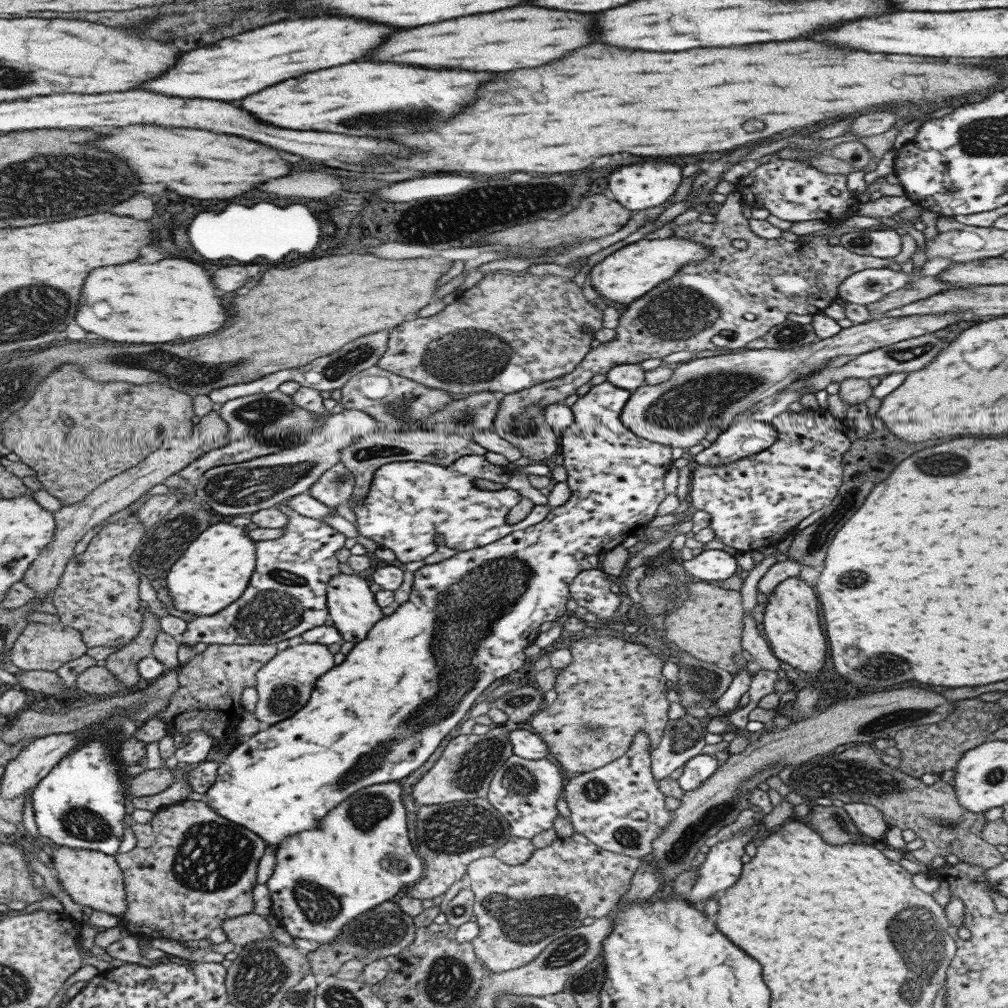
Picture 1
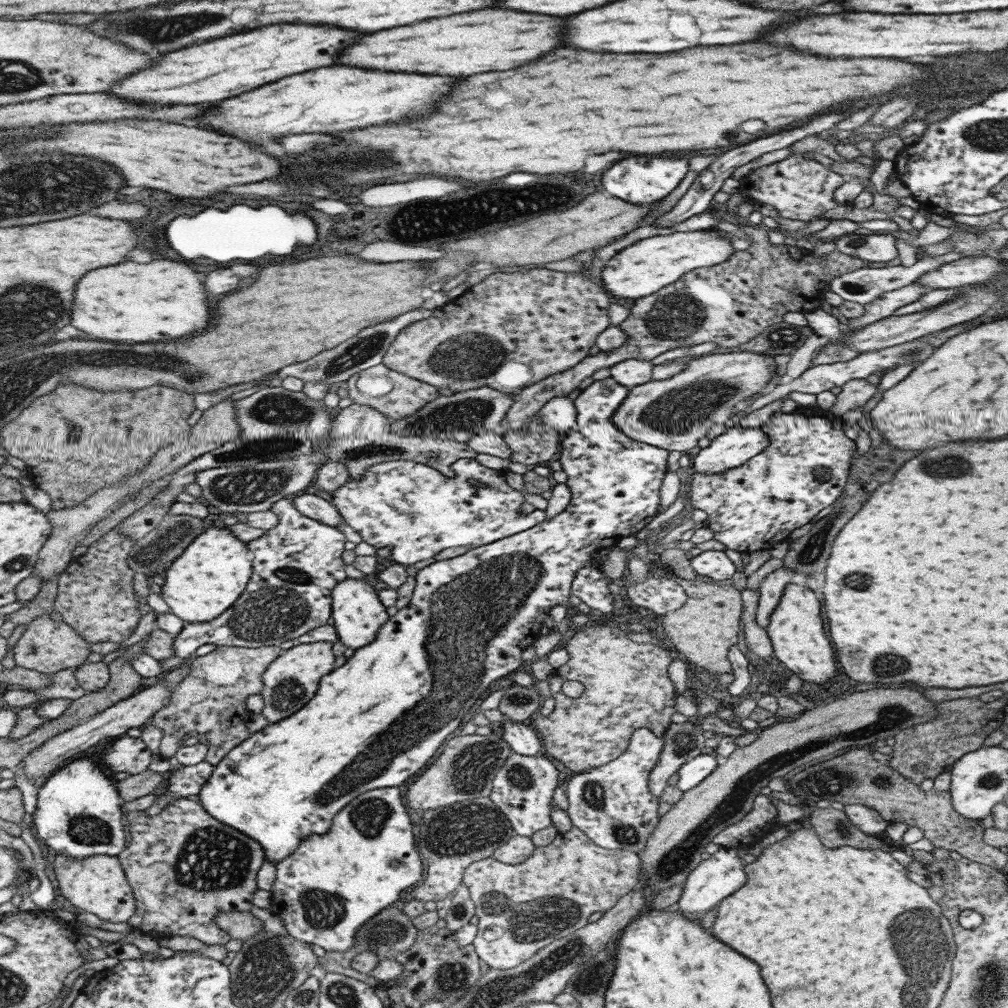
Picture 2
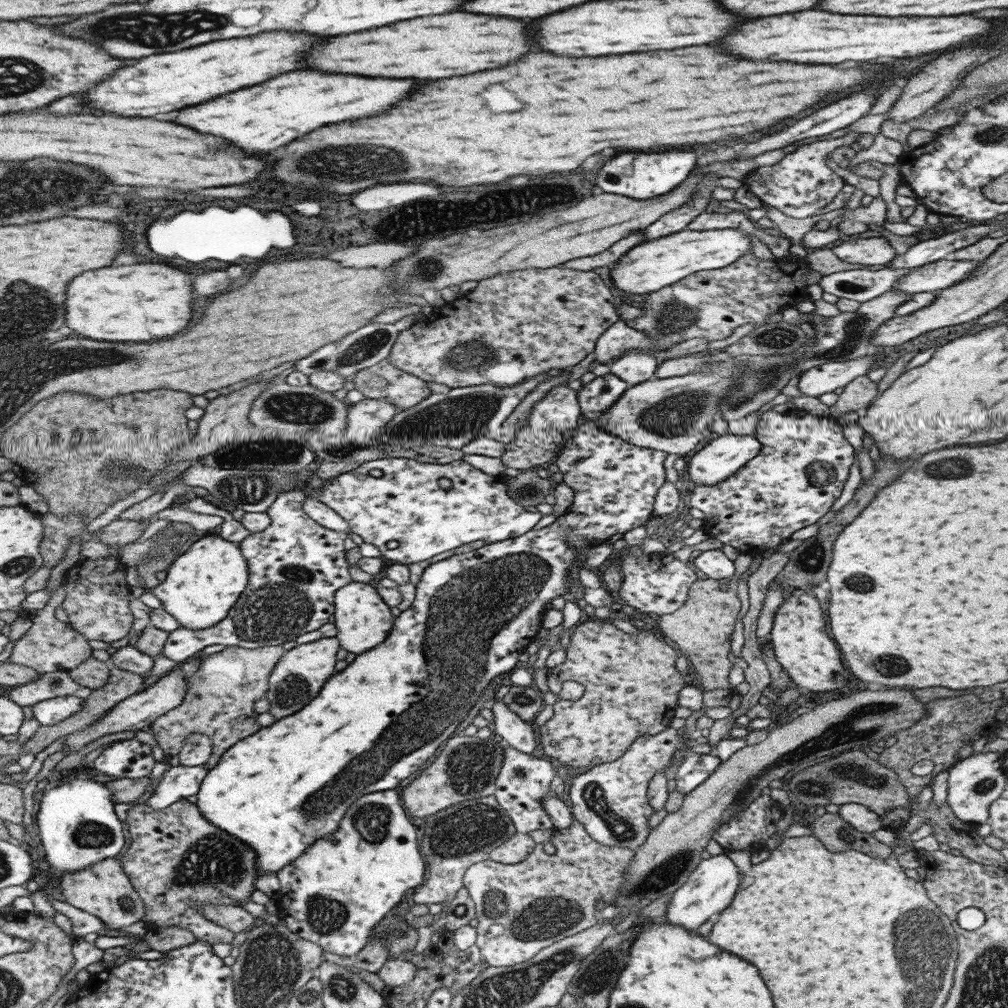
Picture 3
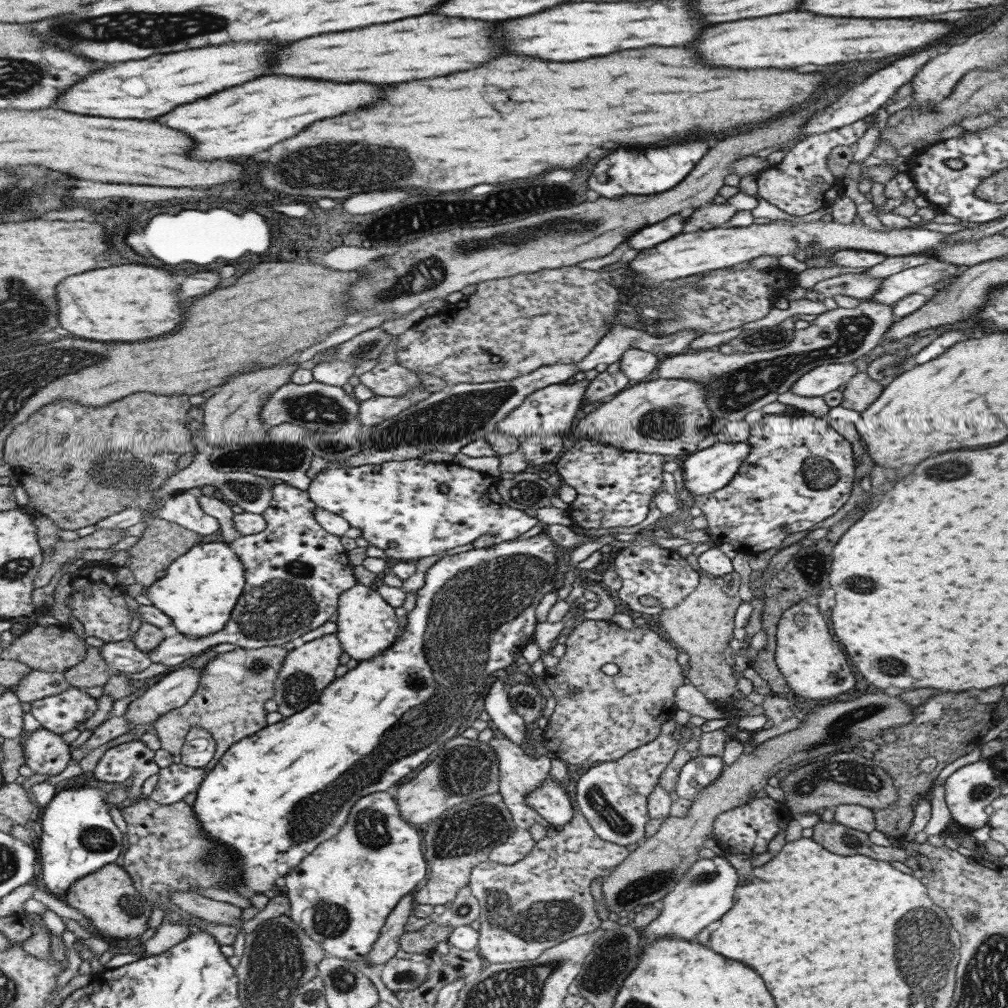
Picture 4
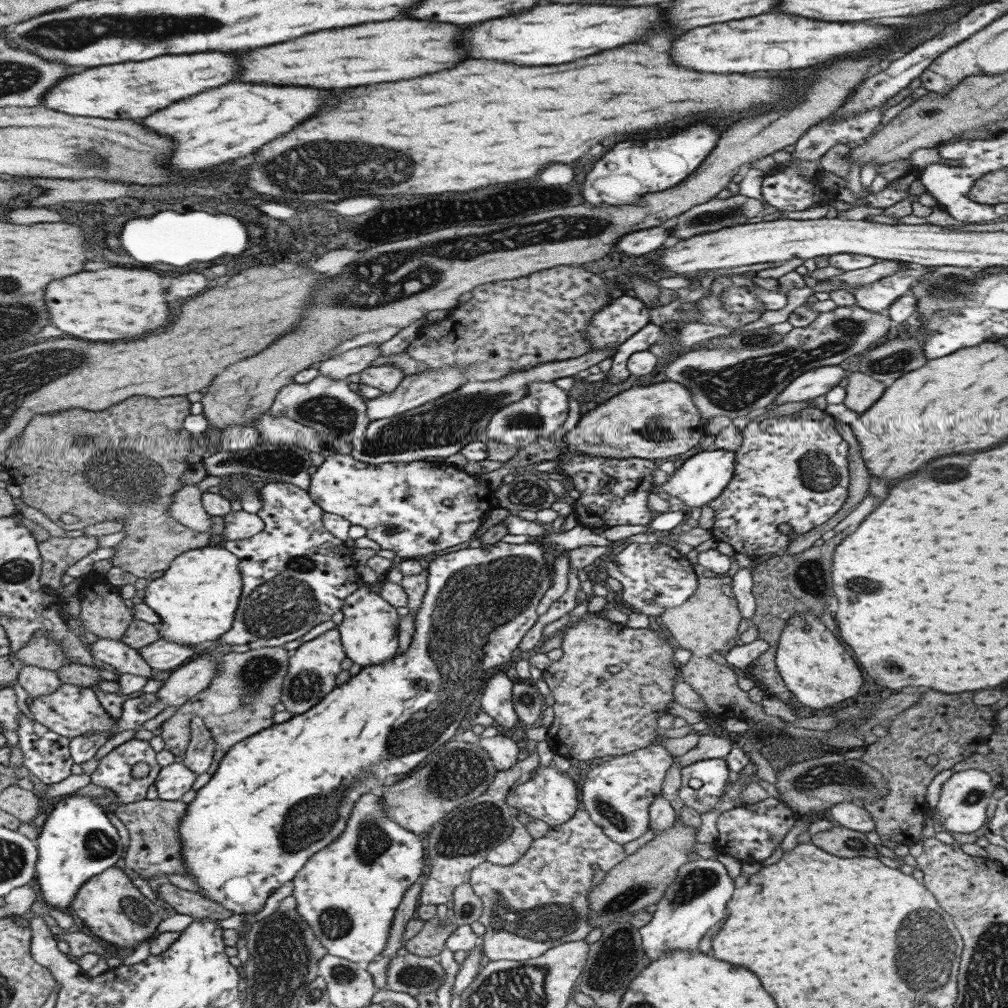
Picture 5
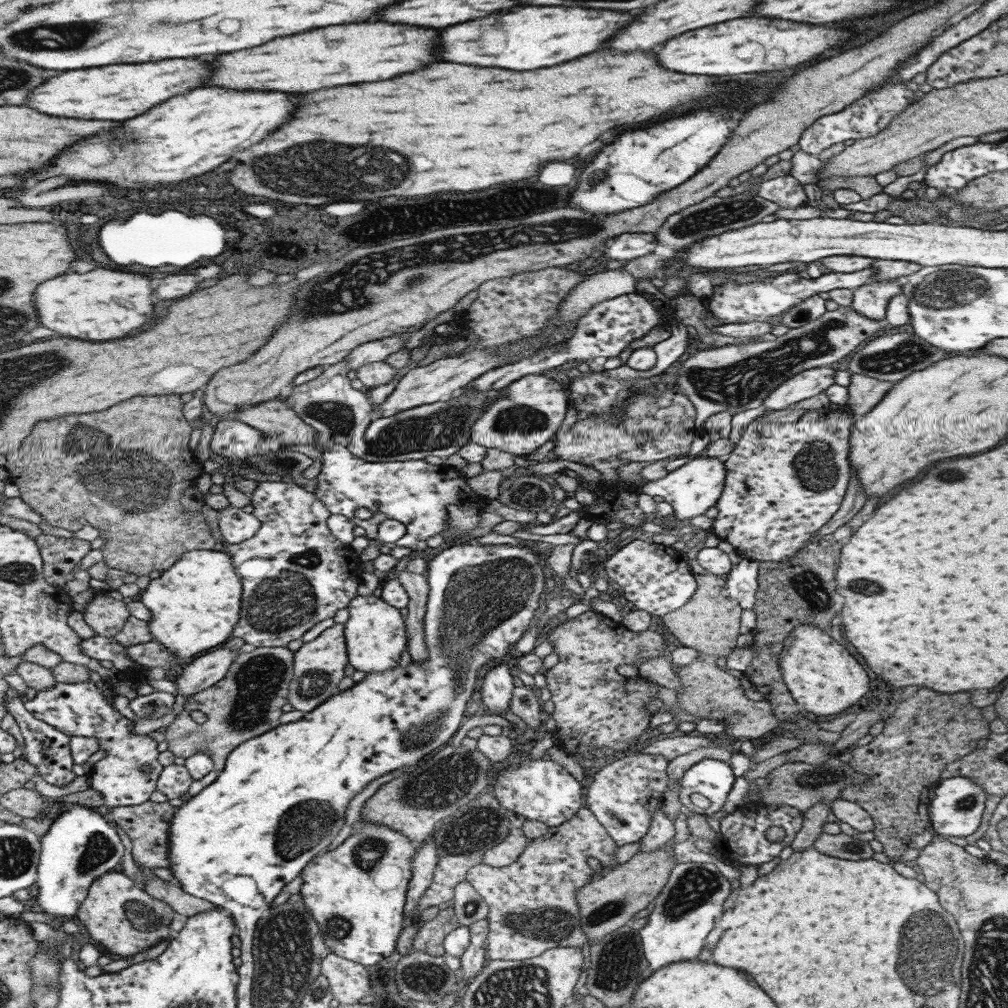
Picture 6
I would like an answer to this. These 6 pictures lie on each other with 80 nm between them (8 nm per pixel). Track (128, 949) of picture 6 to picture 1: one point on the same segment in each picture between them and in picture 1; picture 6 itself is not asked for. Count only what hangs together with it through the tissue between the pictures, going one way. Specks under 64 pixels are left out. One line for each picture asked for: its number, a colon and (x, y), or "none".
1: (90, 878)
2: (97, 884)
3: (102, 889)
4: (106, 897)
5: (107, 905)

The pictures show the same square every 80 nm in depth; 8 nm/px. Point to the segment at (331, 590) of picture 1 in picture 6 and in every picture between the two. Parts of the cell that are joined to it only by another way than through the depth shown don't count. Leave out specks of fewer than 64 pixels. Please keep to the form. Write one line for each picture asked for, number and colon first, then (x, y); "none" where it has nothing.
2: (356, 613)
3: (361, 619)
4: (366, 625)
5: (368, 632)
6: (374, 634)

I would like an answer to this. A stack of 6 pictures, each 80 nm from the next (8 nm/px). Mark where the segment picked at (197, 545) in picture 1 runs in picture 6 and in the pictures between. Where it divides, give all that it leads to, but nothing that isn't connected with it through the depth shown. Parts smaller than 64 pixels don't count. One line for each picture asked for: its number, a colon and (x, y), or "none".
2: (204, 581)
3: (202, 584)
4: (200, 588)
5: (196, 598)
6: (193, 606)

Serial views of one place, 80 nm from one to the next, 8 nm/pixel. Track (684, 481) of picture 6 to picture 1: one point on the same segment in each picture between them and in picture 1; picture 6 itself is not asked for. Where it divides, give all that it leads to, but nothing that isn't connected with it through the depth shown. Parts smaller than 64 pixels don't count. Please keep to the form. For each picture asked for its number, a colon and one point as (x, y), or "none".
1: (745, 436)
2: (736, 445)
3: (723, 455)
4: (704, 471)
5: (701, 477)

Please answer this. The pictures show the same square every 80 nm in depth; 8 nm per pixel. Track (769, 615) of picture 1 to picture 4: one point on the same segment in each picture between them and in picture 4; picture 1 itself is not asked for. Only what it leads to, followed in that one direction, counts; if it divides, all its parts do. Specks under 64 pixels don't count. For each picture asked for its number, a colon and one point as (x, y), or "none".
2: (795, 630)
3: (800, 645)
4: (812, 663)

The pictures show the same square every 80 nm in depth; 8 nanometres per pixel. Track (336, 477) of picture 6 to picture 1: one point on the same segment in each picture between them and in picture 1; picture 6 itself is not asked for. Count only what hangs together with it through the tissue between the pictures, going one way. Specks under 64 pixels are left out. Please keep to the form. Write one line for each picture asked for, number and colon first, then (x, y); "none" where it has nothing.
1: (407, 503)
2: (413, 509)
3: (399, 499)
4: (396, 501)
5: (430, 506)

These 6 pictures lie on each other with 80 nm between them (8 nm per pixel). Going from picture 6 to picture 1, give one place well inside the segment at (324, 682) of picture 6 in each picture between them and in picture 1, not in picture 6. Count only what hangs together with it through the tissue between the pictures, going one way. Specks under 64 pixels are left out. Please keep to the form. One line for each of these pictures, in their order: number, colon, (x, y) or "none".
1: (284, 683)
2: (290, 680)
3: (297, 677)
4: (306, 670)
5: (311, 669)

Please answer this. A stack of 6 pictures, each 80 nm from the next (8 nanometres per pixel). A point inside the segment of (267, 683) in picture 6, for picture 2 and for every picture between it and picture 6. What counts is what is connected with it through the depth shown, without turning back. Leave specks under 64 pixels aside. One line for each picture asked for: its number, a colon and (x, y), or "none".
2: (213, 692)
3: (221, 690)
4: (228, 704)
5: (238, 703)

